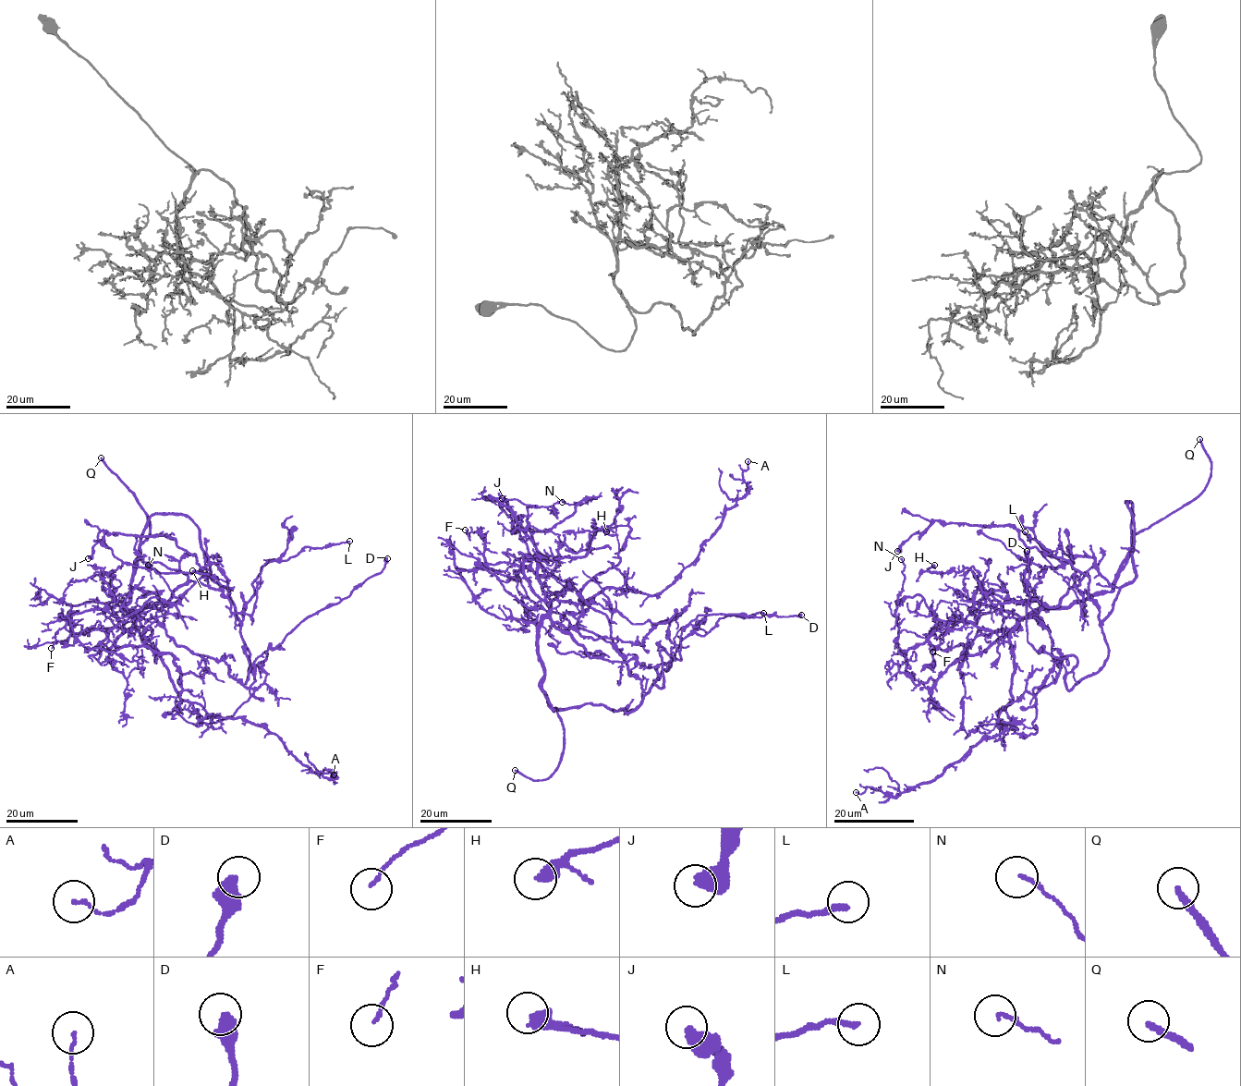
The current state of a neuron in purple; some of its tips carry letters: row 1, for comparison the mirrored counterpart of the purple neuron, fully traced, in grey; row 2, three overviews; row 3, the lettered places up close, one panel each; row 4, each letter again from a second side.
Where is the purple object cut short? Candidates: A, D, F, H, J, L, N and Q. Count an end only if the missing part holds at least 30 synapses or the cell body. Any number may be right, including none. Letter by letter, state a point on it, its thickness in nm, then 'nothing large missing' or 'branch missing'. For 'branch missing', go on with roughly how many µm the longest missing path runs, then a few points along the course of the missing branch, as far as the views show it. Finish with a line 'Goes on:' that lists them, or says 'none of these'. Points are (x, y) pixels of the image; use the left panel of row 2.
A: place (334, 774); calibre 100 nm; nothing large missing
D: place (387, 558); calibre 480 nm; nothing large missing
F: place (51, 648); calibre 130 nm; nothing large missing
H: place (192, 570); calibre 400 nm; nothing large missing
J: place (88, 558); calibre 480 nm; nothing large missing
L: place (349, 541); calibre 200 nm; nothing large missing
N: place (148, 565); calibre 110 nm; nothing large missing
Q: place (101, 457); calibre 200 nm; branch missing; missing 30 µm
Goes on: Q

